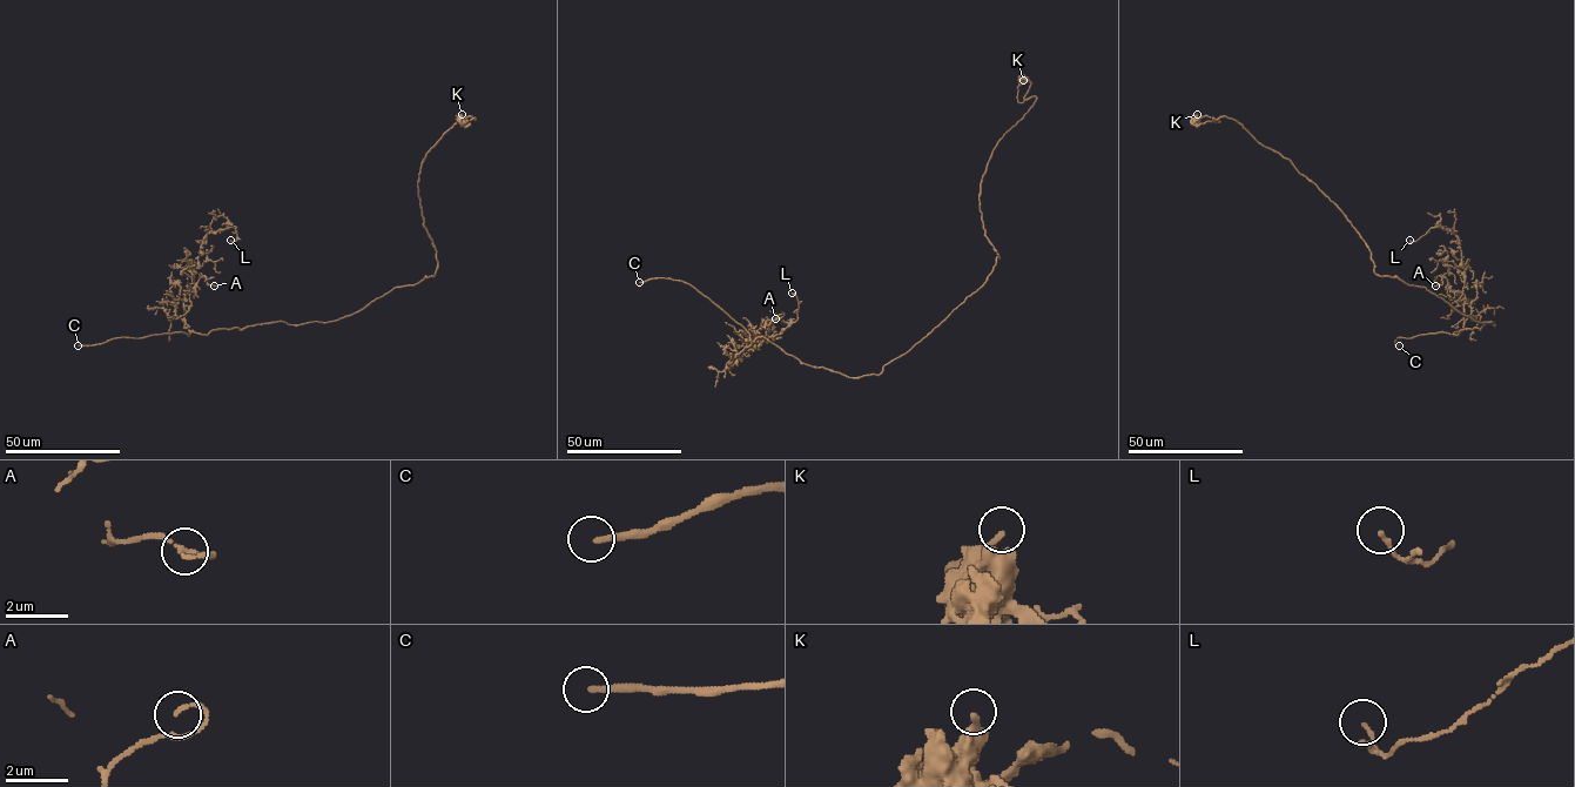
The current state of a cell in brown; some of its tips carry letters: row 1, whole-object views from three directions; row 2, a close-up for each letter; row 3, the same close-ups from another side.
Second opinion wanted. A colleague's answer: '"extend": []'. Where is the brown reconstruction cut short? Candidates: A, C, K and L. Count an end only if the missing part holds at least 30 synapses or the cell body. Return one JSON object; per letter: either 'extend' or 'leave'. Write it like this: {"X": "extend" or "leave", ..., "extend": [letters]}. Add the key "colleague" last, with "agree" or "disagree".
{"A": "leave", "C": "extend", "K": "leave", "L": "leave", "extend": ["C"], "colleague": "disagree"}

